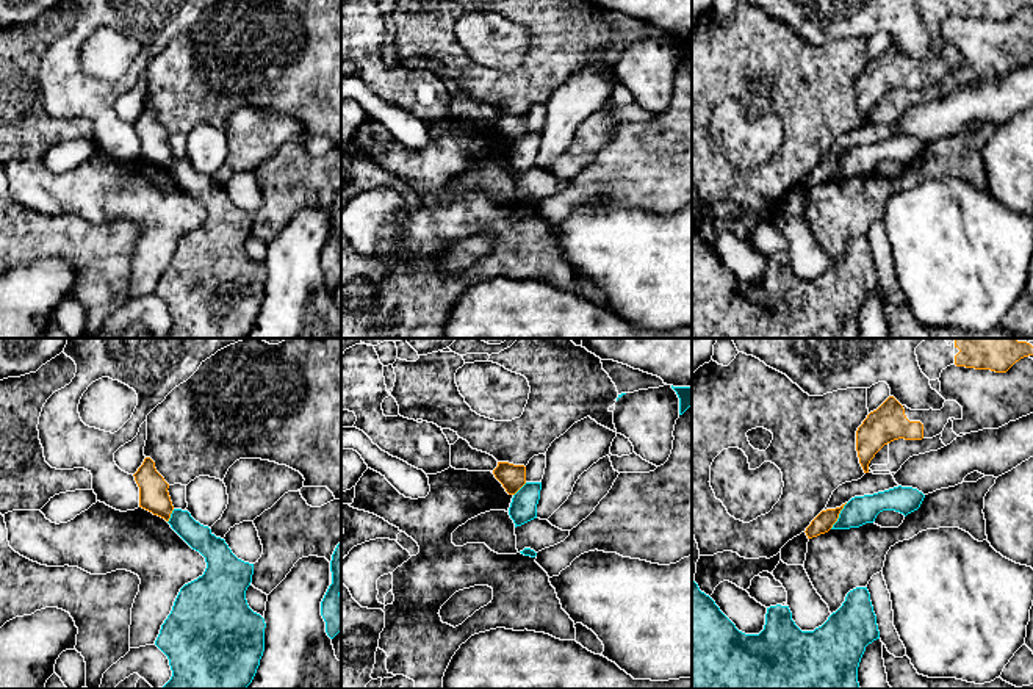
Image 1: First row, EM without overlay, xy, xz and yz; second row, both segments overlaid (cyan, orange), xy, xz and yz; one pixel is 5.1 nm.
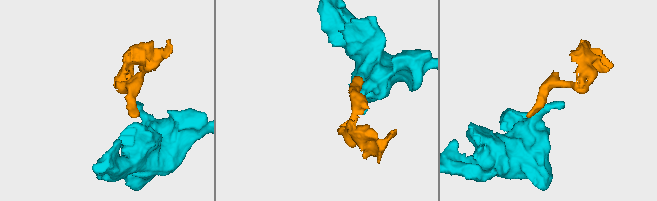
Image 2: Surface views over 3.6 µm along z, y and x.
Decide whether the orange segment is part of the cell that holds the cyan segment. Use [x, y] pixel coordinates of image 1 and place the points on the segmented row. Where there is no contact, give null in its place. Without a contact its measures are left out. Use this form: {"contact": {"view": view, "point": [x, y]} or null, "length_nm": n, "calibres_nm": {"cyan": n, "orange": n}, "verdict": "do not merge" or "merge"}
{"contact": {"view": "yz", "point": [839, 515]}, "length_nm": 160, "calibres_nm": {"cyan": 150, "orange": 100}, "verdict": "do not merge"}

